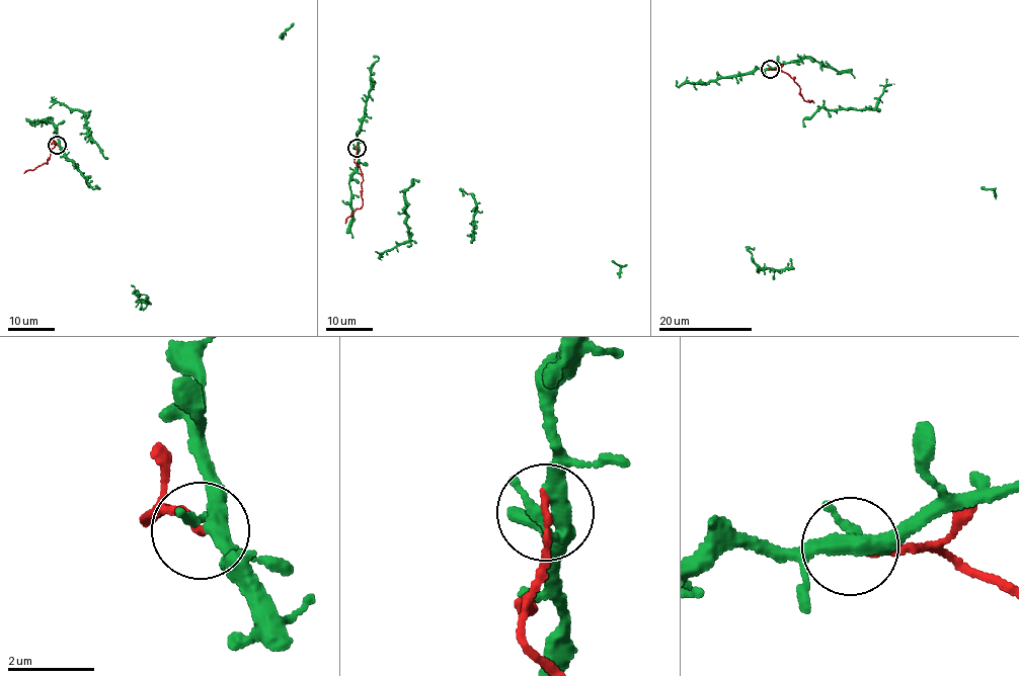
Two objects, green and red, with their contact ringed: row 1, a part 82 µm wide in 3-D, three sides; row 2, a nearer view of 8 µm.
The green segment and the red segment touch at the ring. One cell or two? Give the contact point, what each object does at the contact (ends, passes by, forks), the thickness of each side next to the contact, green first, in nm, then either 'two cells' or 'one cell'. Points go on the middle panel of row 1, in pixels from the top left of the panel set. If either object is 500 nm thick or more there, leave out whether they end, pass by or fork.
at (357, 148); green passes by; red ends there; 320 nm thick on the green side, 150 nm on the other; two cells

